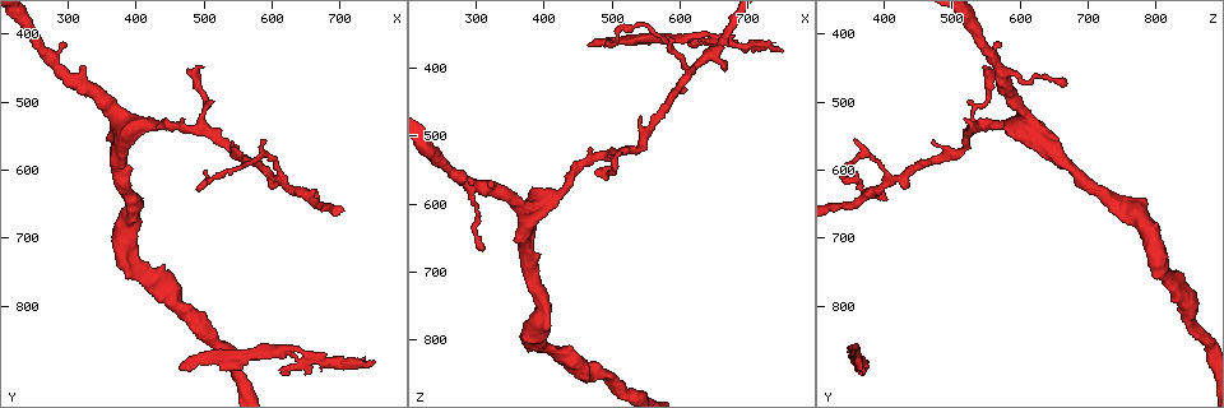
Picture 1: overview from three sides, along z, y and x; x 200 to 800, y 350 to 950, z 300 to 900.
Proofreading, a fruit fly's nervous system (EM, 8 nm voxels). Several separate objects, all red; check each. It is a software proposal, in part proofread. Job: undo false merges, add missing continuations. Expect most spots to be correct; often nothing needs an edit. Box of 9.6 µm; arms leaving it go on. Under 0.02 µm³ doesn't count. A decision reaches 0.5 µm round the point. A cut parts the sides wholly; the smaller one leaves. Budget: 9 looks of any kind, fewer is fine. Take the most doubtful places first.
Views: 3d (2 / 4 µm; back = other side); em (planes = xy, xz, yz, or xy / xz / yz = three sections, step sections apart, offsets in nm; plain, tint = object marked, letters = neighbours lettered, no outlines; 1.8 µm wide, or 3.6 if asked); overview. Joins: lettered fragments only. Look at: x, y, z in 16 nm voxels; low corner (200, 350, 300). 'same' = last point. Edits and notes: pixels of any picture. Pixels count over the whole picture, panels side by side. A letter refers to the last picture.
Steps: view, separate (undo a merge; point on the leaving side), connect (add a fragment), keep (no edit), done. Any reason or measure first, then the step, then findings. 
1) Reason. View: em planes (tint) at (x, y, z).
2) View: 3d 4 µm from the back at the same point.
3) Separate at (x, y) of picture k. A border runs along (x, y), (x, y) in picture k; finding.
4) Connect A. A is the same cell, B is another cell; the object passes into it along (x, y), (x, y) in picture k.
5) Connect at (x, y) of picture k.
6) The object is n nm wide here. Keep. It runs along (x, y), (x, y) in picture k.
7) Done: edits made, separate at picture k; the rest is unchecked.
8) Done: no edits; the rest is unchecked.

An open end. View: em planes (letters) at (750, 885, 375).

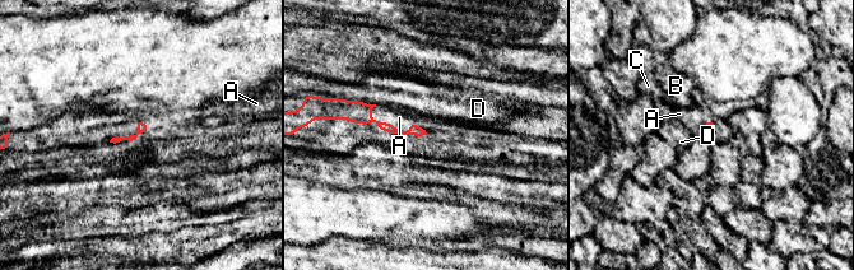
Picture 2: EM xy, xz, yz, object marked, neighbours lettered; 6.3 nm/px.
Connect A. A is the same cell, B, C and D are other cells; the neuron continues.

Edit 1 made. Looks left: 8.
See it whole again. View: overview.

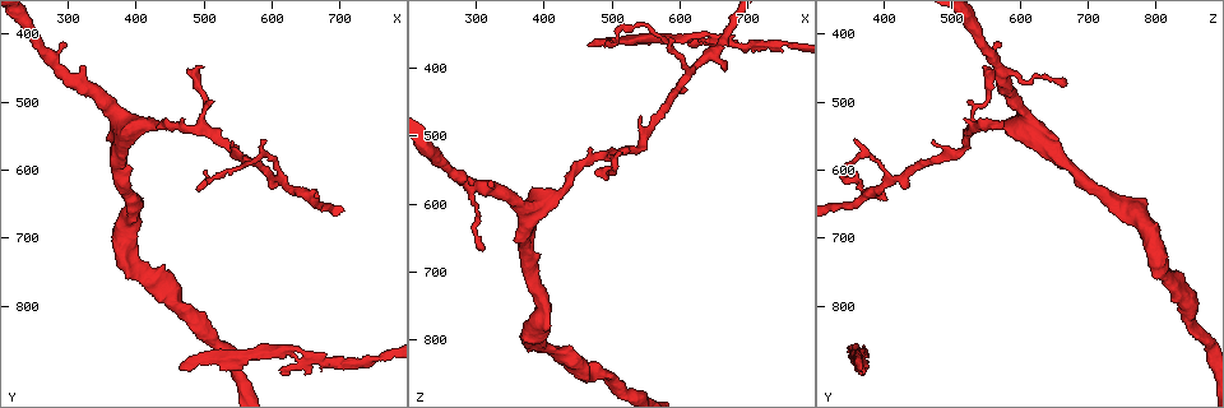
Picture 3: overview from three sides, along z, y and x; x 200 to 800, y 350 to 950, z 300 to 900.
View: em planes (letters) at (465, 890, 365).

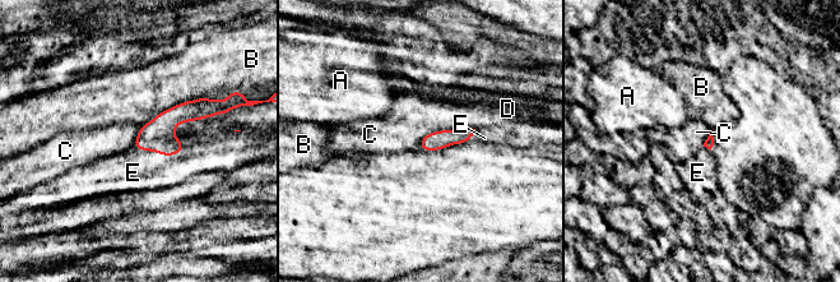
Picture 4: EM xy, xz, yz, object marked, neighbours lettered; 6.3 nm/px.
Connect E. E is the same cell, A, B, C and D are other cells; the neuron continues.

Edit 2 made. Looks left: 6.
An open end. View: 3d 4 µm at (535, 560, 475).

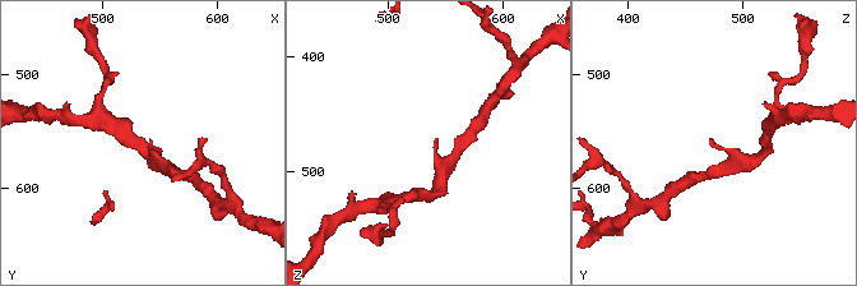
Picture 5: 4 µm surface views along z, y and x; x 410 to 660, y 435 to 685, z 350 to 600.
Now the EM. View: em xy step 4 (letters) at (538, 560, 472).

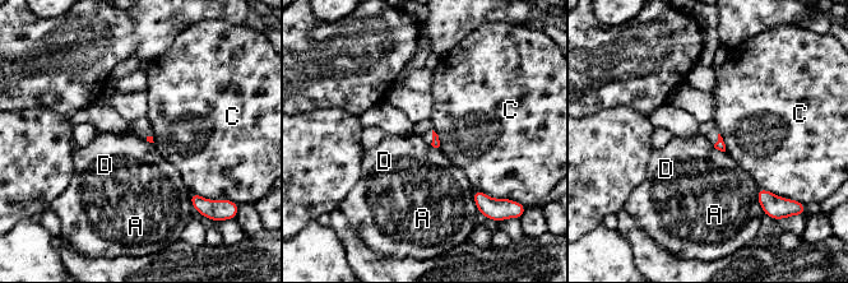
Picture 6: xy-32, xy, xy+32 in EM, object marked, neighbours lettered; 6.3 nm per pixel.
Keep. A, C and D are other cells; a border runs along (758, 189), (758, 203), (763, 212) in picture 6; no lettered fragment goes on from it.

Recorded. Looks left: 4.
Tapers out. View: em xy step 4 (plain) at (500, 450, 550).

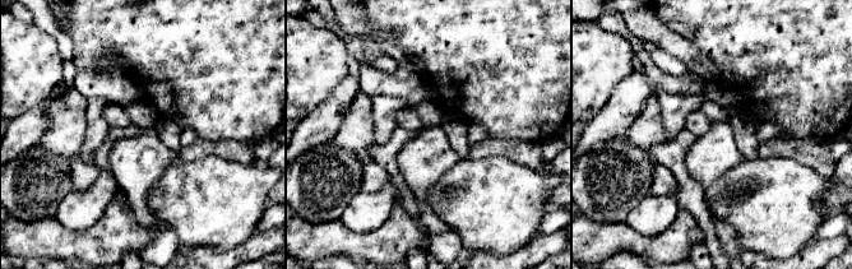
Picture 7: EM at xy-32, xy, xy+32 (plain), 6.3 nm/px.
View: em xy step 4 (letters) at the same point.

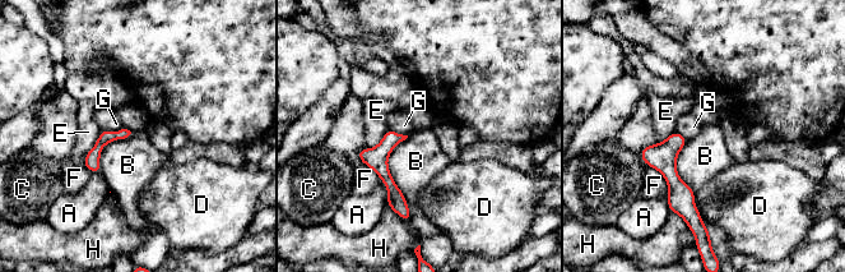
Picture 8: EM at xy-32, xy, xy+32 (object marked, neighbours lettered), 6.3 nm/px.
The object is 70 nm wide here. Keep. A, B, C, D, E, F, G and H are other cells; a border runs along (407, 137), (388, 169), (411, 221) in picture 8; none of them fits.

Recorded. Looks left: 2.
Done: edits made, connect at picture 2, connect at picture 4; the rest is unchecked.

